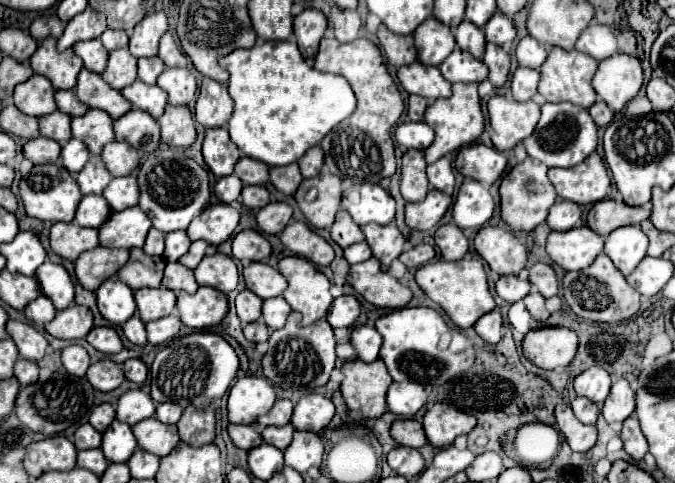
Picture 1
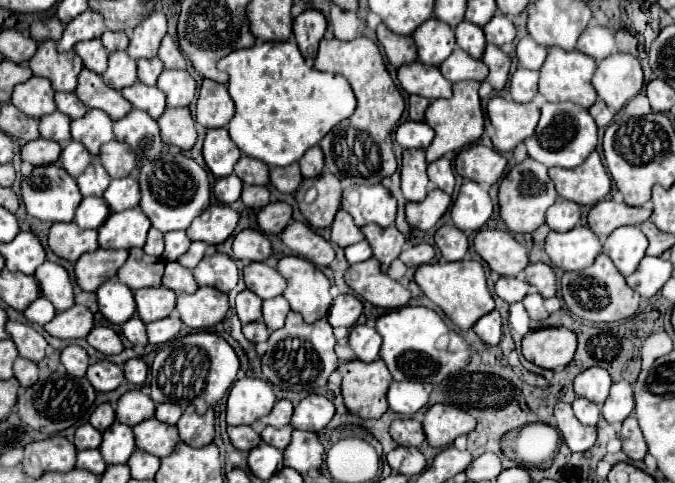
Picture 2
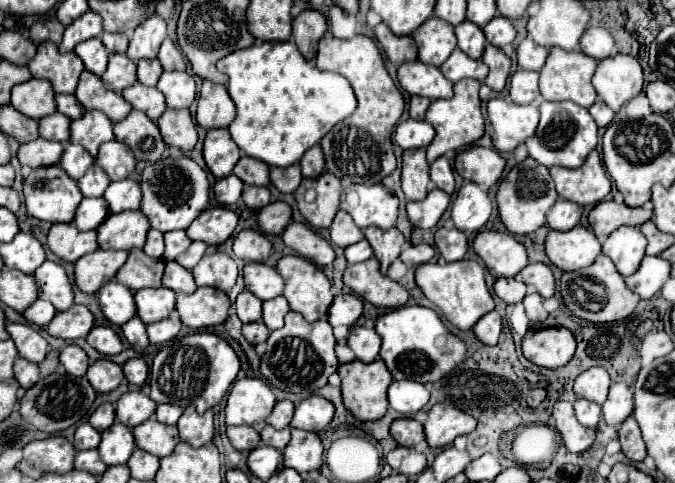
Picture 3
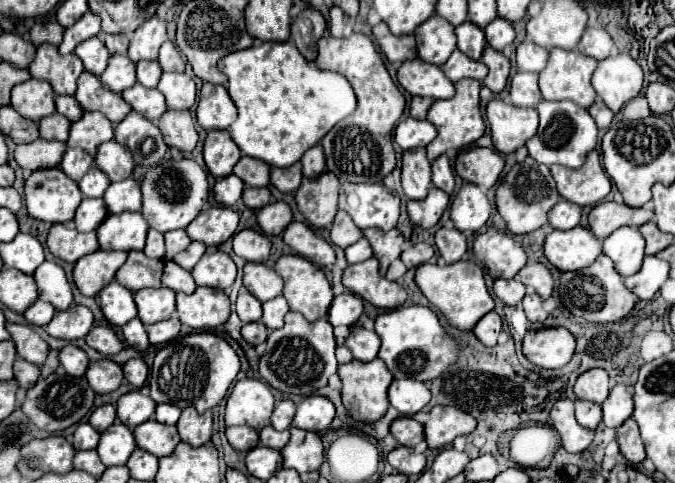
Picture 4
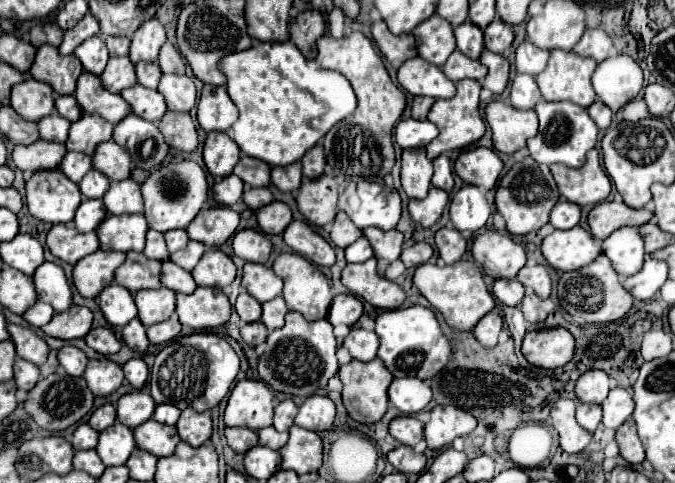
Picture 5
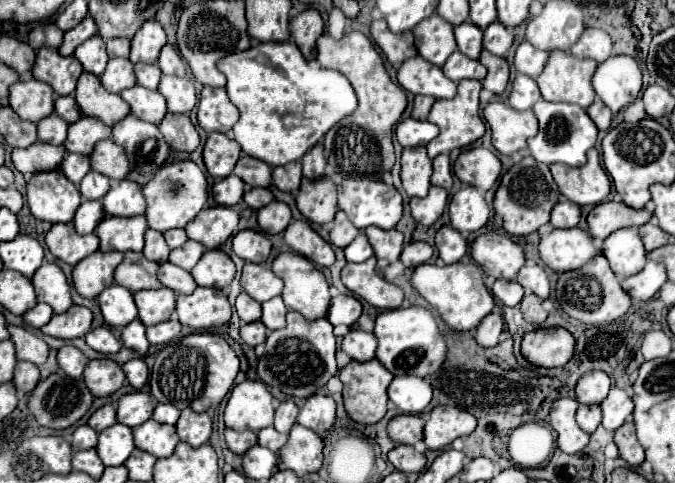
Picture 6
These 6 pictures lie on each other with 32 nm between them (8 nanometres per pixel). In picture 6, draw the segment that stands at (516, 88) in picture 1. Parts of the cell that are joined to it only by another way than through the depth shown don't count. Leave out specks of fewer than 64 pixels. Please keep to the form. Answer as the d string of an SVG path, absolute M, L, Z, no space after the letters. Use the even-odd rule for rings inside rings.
M516 74L514 82L512 82L512 90L510 90L510 106L514 110L528 110L540 98L542 98L542 94L538 90L536 80L530 76L524 76L524 74Z

